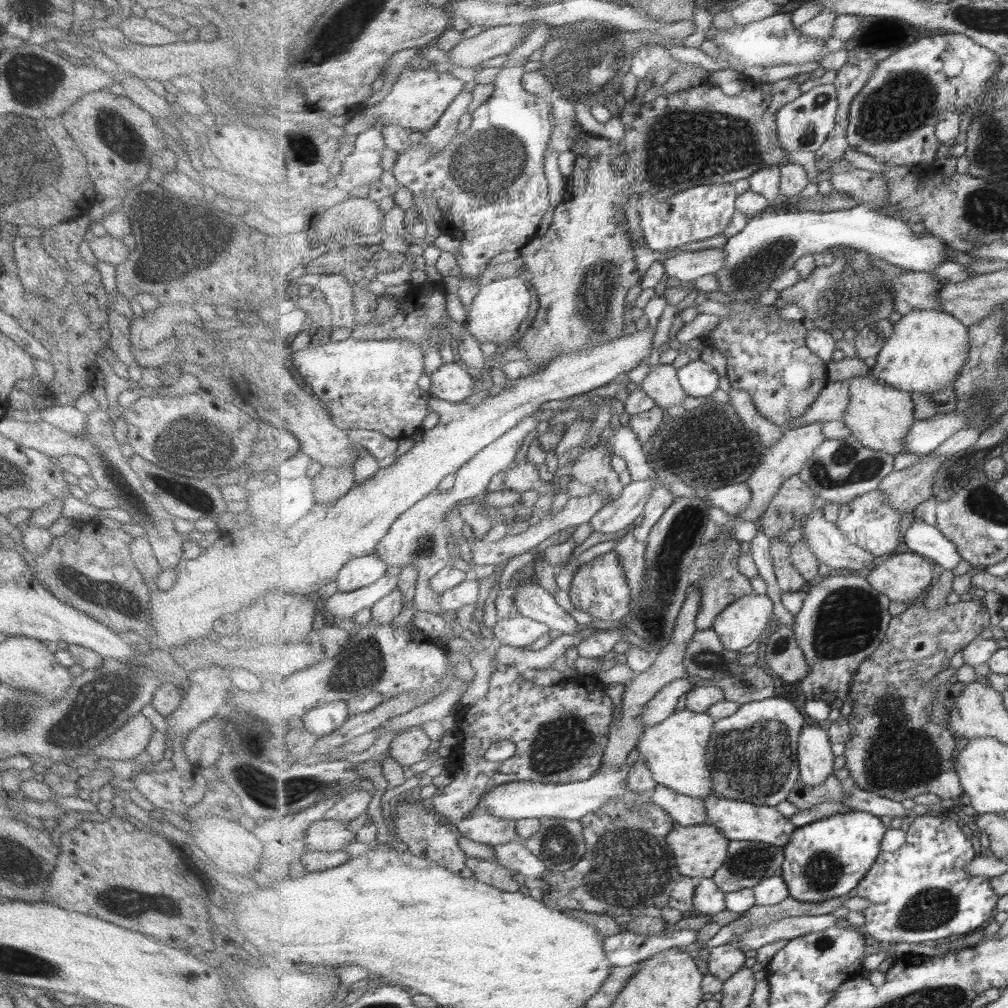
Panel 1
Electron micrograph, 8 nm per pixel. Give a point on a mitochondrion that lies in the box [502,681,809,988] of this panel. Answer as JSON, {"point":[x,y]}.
{"point":[628,865]}

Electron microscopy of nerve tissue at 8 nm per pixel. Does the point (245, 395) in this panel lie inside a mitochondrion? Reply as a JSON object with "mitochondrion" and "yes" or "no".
{"mitochondrion":"no"}

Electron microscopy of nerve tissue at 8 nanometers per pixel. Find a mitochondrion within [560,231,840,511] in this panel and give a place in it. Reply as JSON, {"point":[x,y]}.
{"point":[766,262]}

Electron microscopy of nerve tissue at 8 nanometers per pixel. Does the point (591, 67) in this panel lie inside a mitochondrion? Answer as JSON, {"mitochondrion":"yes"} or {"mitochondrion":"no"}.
{"mitochondrion":"yes"}

